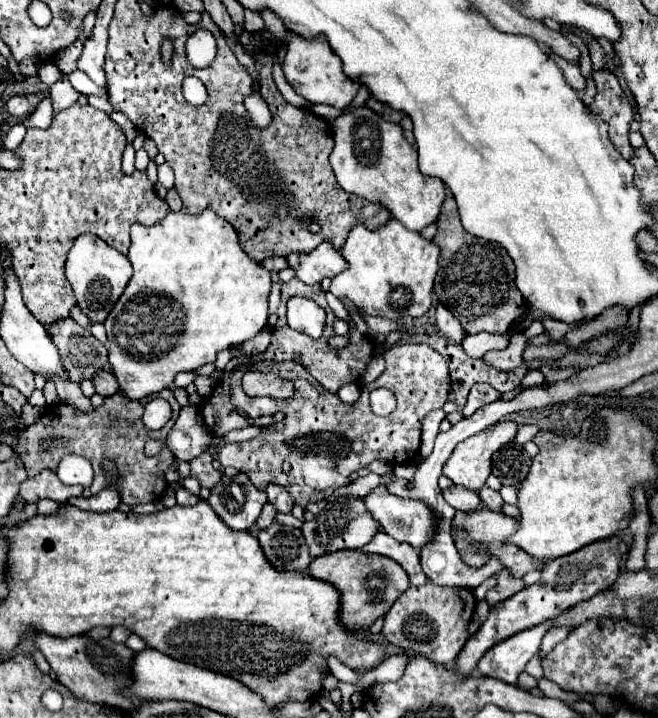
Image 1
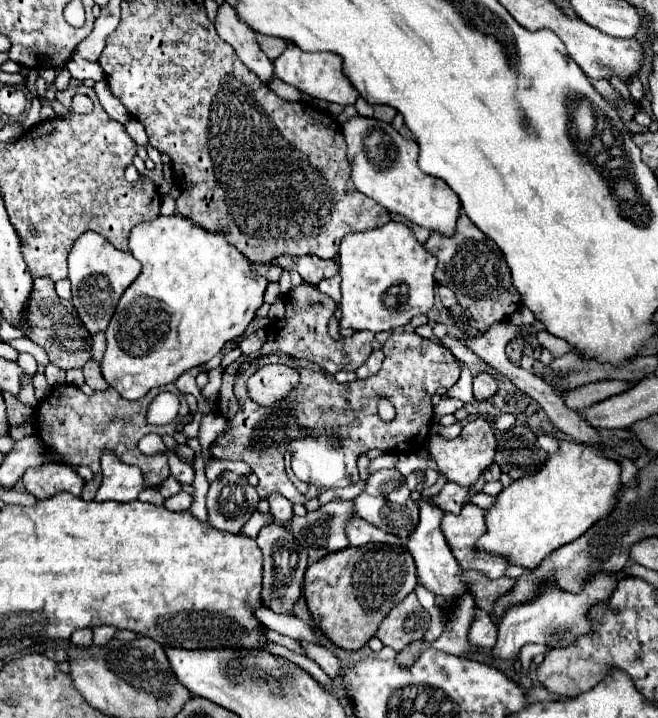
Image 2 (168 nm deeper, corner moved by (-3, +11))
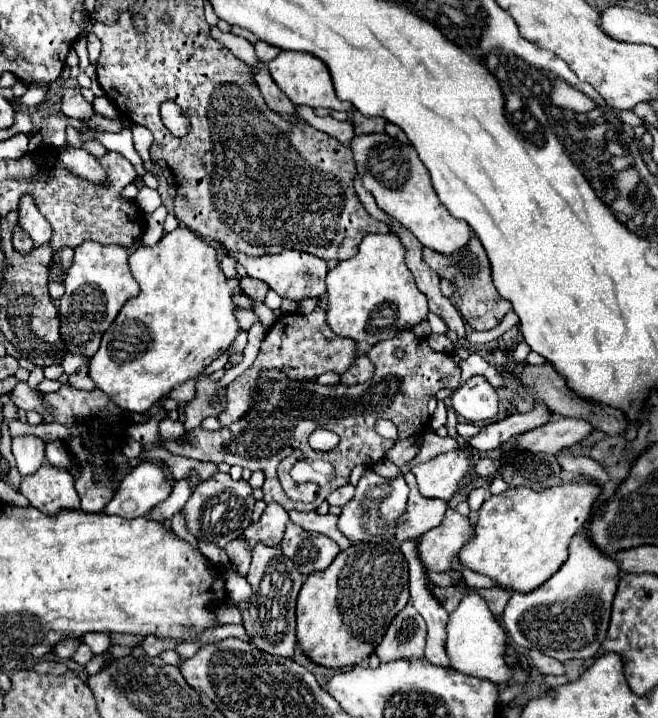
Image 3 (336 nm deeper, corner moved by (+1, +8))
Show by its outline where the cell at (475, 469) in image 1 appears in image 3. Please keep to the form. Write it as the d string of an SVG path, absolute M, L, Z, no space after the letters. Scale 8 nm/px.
M464 449L442 453L428 463L414 465L410 471L418 479L420 493L428 499L448 501L468 475L470 455Z

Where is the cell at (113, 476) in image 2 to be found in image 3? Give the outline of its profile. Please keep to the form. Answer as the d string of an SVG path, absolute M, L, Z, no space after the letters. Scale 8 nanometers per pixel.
M144 461L122 479L120 489L114 493L104 511L124 519L144 517L150 509L168 499L172 487L172 479L166 477L156 461Z

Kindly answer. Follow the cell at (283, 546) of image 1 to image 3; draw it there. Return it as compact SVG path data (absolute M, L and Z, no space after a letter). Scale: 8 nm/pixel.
M258 543L252 551L252 563L250 571L246 575L252 597L246 603L240 603L242 611L242 625L252 641L260 651L266 651L270 655L280 657L292 657L296 647L296 597L300 593L300 587L304 583L304 577L296 571L294 563L288 557L282 557L282 551L278 547L266 547Z

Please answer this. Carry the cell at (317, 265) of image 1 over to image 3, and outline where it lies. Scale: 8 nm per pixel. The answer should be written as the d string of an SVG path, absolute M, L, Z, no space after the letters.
M288 249L282 251L278 255L262 255L262 257L248 257L244 253L228 253L230 257L236 259L238 265L242 265L246 269L246 273L254 279L264 281L272 291L276 291L280 297L284 299L292 299L296 303L300 303L302 299L314 299L314 297L322 297L326 293L326 261L296 249Z

